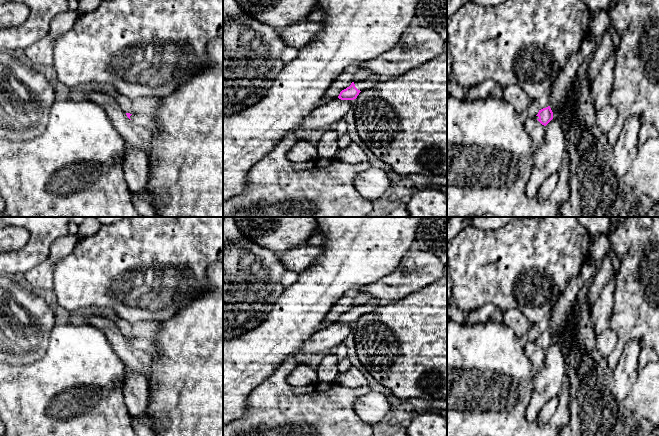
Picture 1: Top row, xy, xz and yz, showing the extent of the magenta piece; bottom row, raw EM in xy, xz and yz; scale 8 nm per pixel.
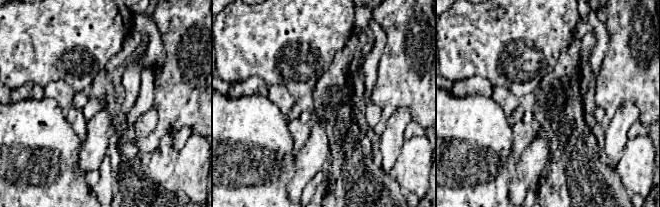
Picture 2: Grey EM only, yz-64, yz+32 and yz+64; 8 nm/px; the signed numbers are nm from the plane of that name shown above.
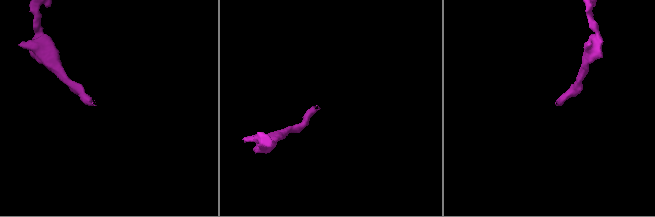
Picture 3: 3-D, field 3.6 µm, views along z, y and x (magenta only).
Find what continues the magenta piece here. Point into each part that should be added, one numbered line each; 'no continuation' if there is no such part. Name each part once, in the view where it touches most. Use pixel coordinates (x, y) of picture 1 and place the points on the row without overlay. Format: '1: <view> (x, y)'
1: xz (373, 303)

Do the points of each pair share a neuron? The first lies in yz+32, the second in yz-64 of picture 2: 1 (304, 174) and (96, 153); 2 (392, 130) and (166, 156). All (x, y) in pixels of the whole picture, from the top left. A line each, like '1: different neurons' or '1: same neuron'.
1: same neuron
2: same neuron

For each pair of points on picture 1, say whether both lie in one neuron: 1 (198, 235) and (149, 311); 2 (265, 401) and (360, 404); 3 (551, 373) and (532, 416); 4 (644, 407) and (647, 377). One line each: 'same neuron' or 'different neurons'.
1: same neuron
2: different neurons
3: same neuron
4: same neuron

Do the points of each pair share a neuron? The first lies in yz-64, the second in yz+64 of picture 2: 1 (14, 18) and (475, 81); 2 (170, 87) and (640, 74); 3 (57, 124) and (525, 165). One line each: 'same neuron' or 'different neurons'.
1: different neurons
2: same neuron
3: different neurons

